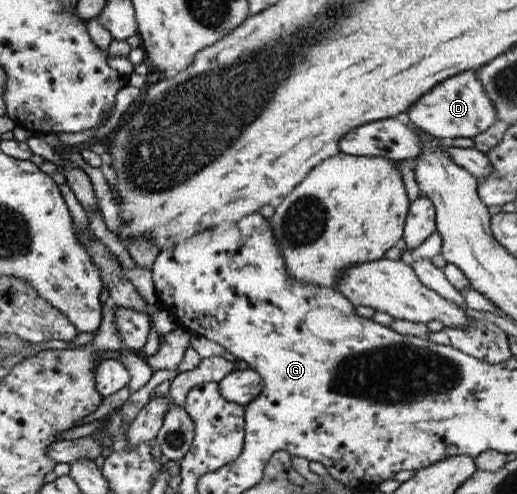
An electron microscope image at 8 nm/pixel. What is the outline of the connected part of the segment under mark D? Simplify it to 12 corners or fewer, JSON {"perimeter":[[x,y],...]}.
{"perimeter":[[456,74],[419,96],[405,122],[448,142],[496,121],[476,78]]}

